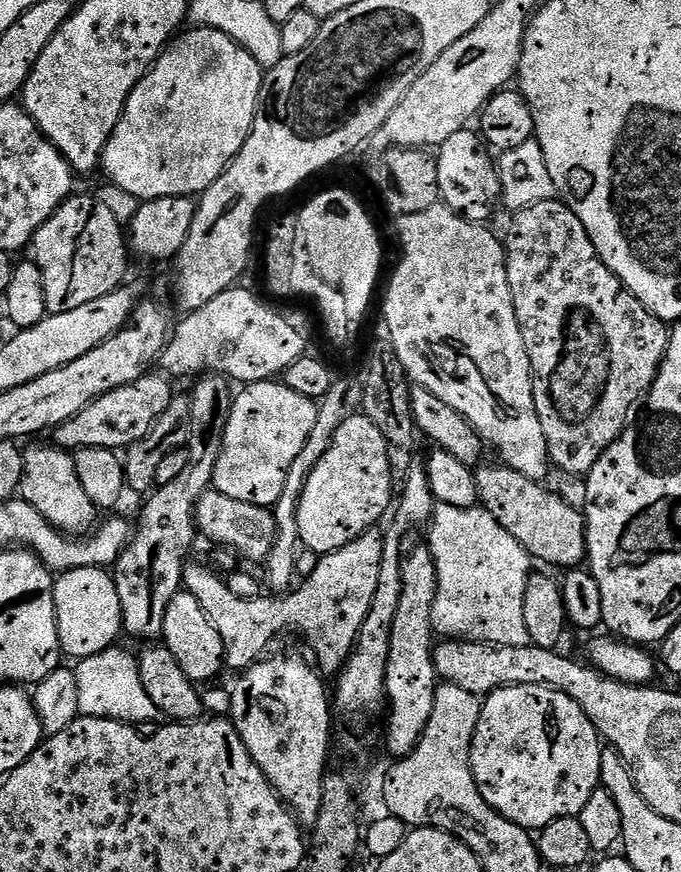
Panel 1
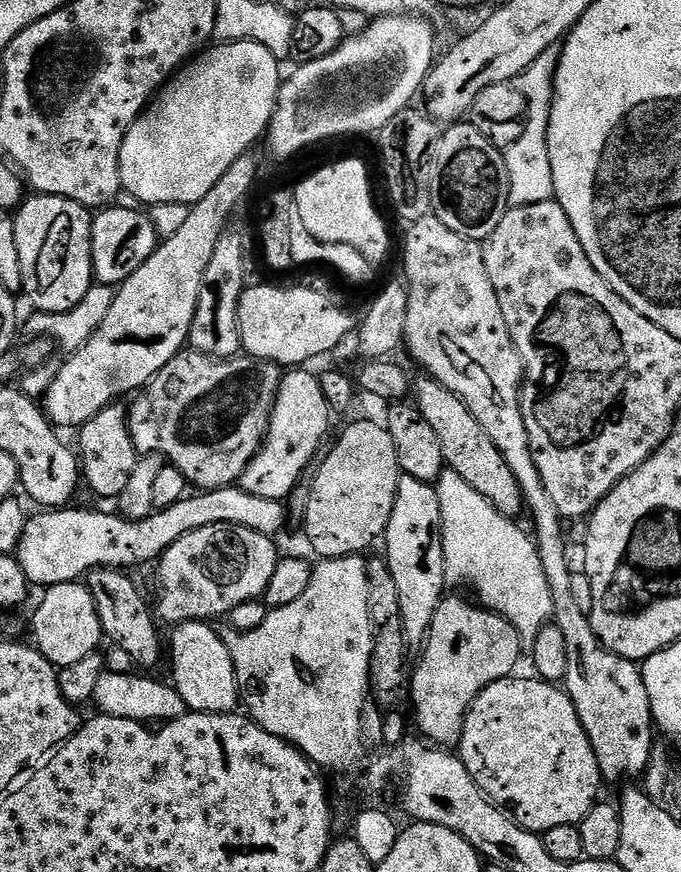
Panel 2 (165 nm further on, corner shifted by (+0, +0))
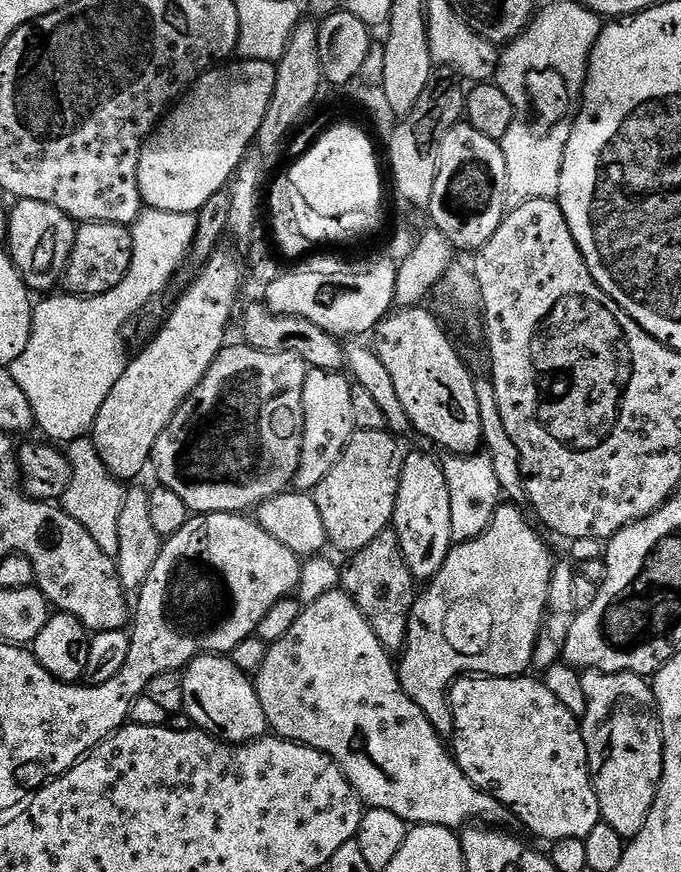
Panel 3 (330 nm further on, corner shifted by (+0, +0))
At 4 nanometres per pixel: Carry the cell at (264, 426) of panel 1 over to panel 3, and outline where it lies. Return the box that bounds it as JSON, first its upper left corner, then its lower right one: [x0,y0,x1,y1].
[294,368,353,494]

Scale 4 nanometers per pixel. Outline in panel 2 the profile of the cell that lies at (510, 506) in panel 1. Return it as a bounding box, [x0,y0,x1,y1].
[414,379,526,518]

